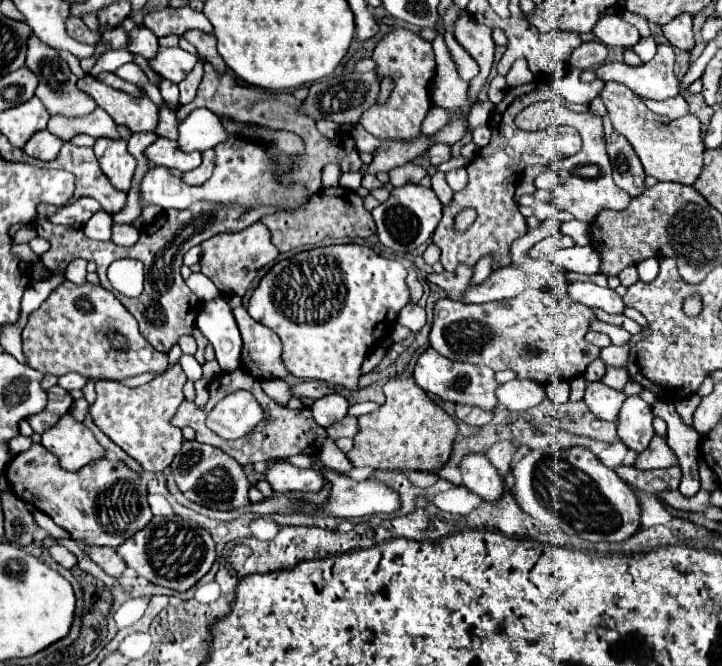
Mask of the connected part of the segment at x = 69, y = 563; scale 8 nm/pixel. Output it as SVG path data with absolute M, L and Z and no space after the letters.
M51 545L51 547L49 547L49 555L51 555L59 565L63 565L63 567L67 567L67 569L71 569L71 567L75 565L75 557L73 557L65 547L61 547L61 545Z

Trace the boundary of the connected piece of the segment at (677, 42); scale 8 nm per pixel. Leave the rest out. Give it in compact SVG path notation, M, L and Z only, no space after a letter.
M681 13L679 17L675 17L673 21L669 21L669 23L665 23L661 27L663 35L667 37L667 41L673 47L677 47L677 49L693 49L695 39L693 39L693 31L691 31L691 21L693 21L693 15Z

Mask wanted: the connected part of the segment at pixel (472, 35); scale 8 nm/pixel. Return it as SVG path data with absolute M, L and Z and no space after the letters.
M459 15L453 21L453 35L457 43L479 63L481 71L479 75L471 81L469 85L469 99L475 103L479 91L483 85L489 81L489 71L493 65L493 53L495 53L495 43L491 39L491 29L477 23L471 15Z

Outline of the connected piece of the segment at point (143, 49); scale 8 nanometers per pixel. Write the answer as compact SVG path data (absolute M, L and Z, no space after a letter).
M133 27L129 33L129 51L131 53L139 53L143 55L145 59L153 57L153 53L157 53L157 35L151 31L151 29L145 29L145 27Z

